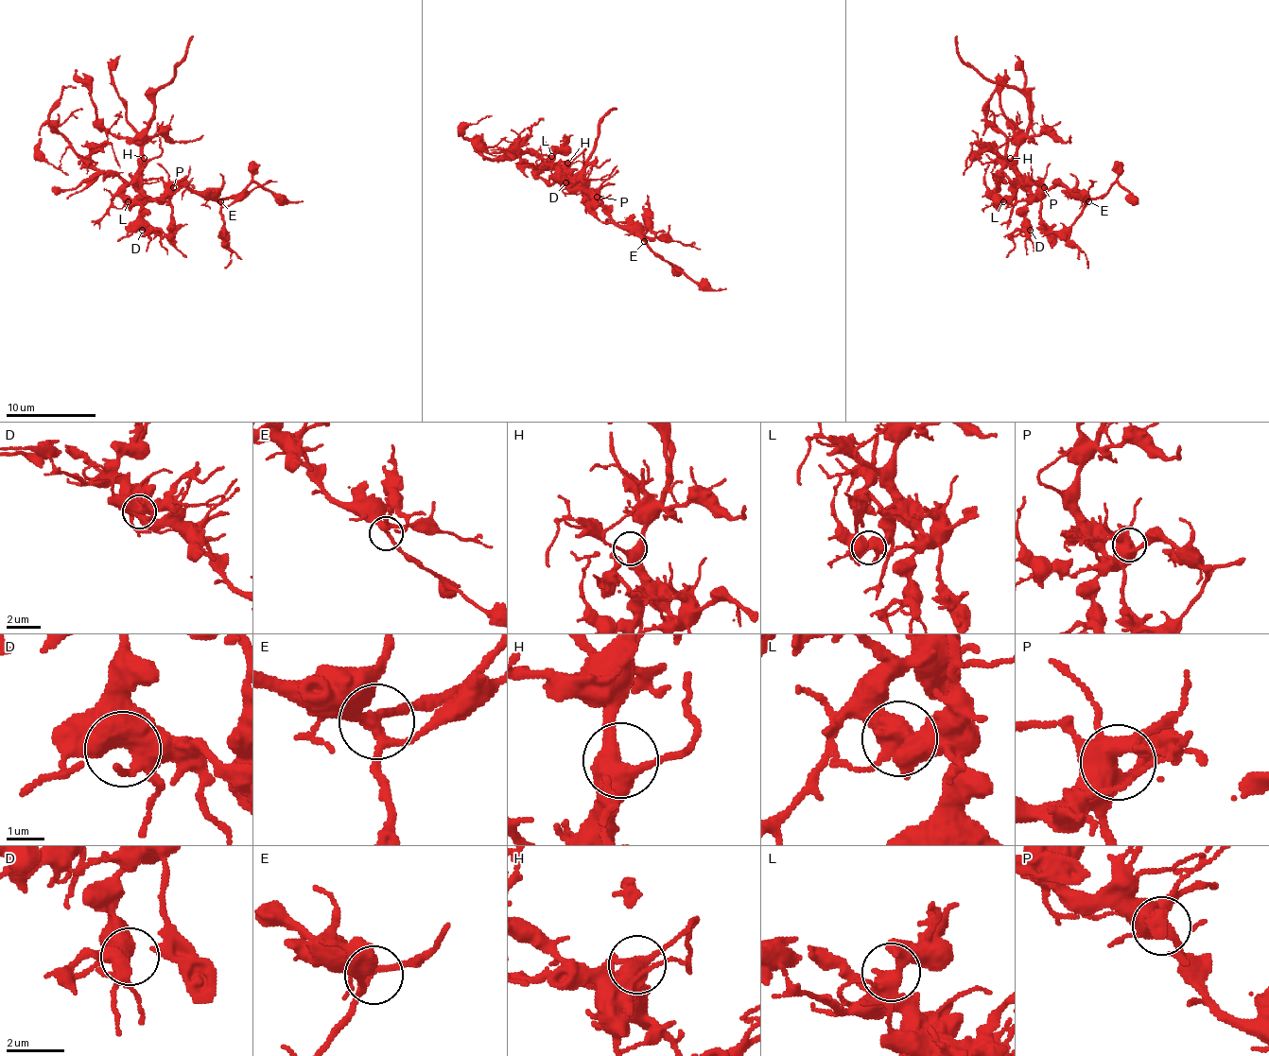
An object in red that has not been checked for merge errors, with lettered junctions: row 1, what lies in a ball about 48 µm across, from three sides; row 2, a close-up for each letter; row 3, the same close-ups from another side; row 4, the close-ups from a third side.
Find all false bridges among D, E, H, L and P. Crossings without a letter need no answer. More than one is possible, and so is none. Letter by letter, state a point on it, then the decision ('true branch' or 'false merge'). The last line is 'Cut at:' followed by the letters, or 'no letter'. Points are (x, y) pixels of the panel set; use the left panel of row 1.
D: (142, 230) | true branch
E: (220, 201) | true branch
H: (144, 158) | true branch
L: (128, 201) | true branch
P: (173, 187) | true branch
Cut at: no letter

